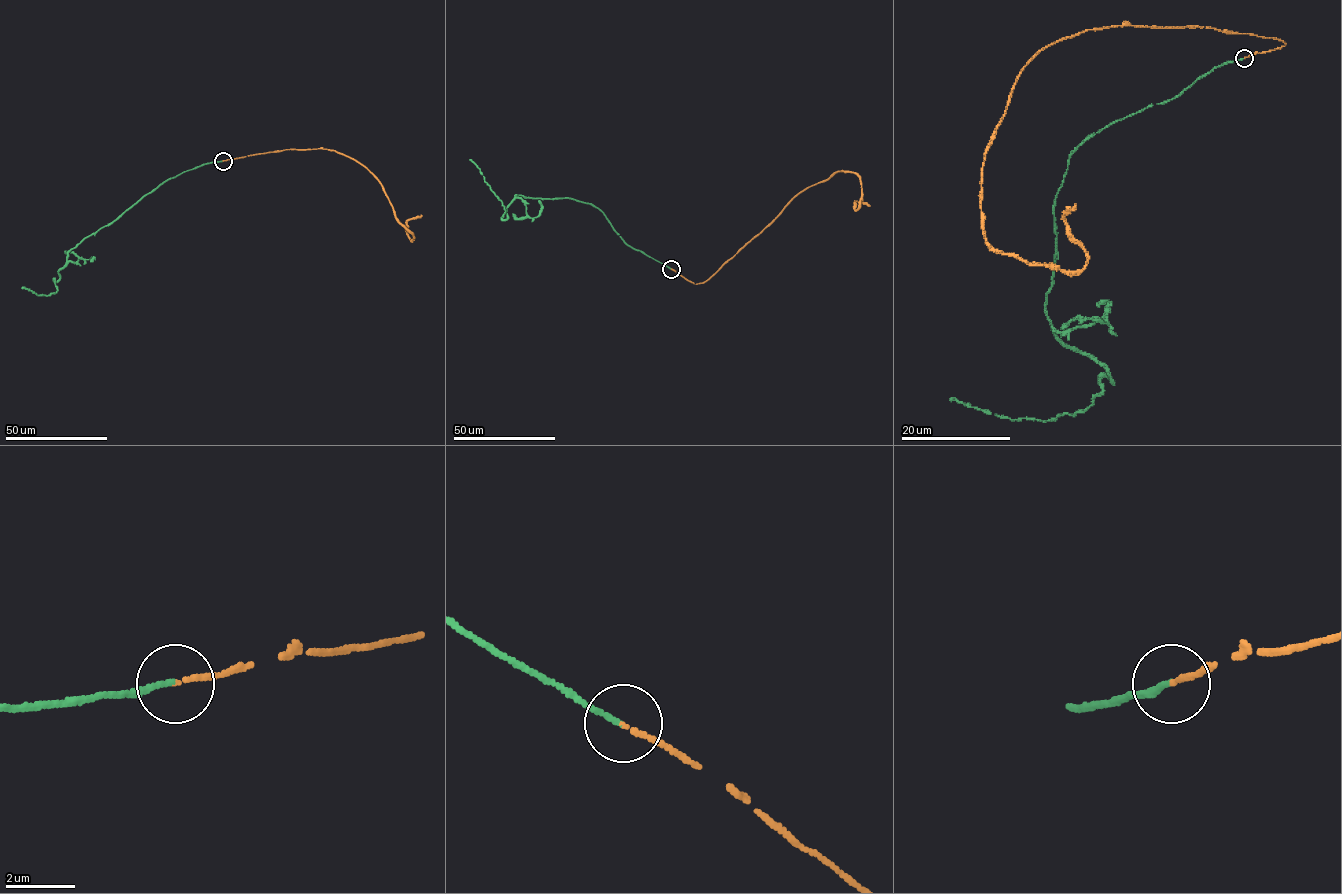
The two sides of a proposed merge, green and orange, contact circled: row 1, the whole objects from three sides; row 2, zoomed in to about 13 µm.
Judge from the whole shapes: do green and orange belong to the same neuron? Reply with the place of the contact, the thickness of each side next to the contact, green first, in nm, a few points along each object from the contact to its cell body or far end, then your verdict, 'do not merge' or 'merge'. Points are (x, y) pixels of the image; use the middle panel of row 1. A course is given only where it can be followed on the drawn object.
at (671, 269); 140 nm thick on the green side, 140 nm on the other; green runs (671, 269), (626, 243), (589, 203), (516, 195), (503, 220), (502, 202), (469, 160); orange runs (671, 269), (704, 282), (798, 194), (836, 171), (859, 178), (855, 210), (857, 201), (869, 206); merge

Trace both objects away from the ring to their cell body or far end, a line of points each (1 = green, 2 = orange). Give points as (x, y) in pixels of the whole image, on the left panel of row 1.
1: (223, 161), (169, 178), (85, 237), (68, 253), (53, 280), (55, 293), (37, 295), (21, 288)
2: (223, 161), (287, 149), (334, 150), (377, 180), (411, 240), (407, 221), (421, 215)

